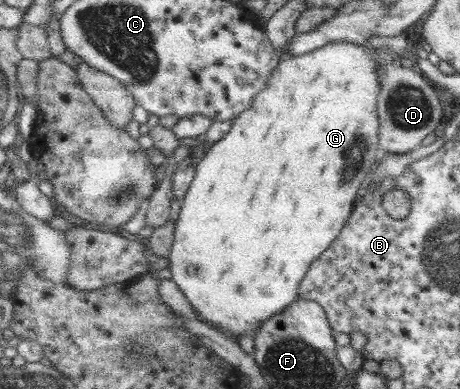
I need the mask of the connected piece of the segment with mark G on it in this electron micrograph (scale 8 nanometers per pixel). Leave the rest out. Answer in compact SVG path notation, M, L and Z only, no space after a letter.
M342 41L329 43L305 56L283 58L269 78L264 91L254 99L252 107L234 120L233 129L229 130L225 137L217 143L211 143L206 150L204 158L197 164L196 177L190 185L190 191L181 203L175 240L168 259L172 280L187 296L198 317L208 321L210 327L219 328L225 335L233 334L241 337L249 334L253 337L263 321L280 315L300 297L302 281L309 274L313 262L323 256L325 249L337 237L339 229L347 222L359 183L367 175L371 163L375 161L375 151L380 151L378 147L380 120L376 113L376 97L380 92L379 70L378 63L372 59L371 47L359 47Z

